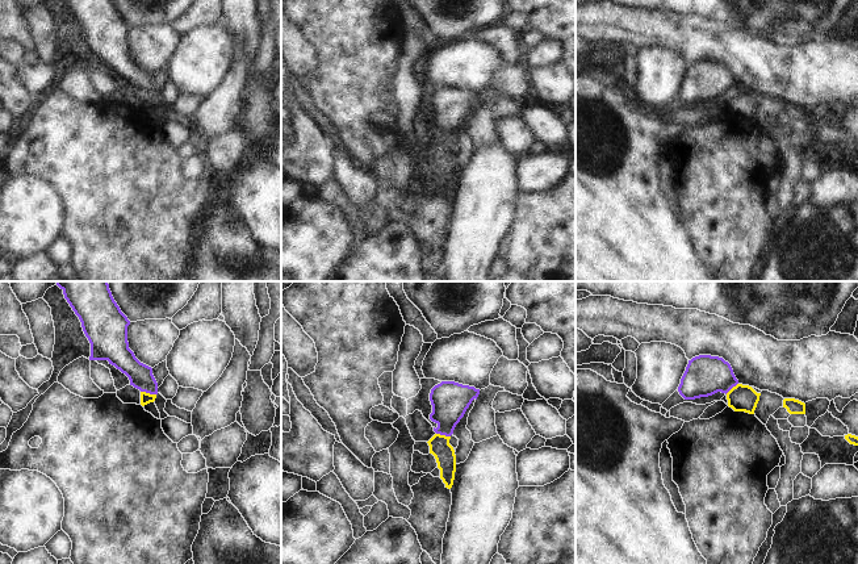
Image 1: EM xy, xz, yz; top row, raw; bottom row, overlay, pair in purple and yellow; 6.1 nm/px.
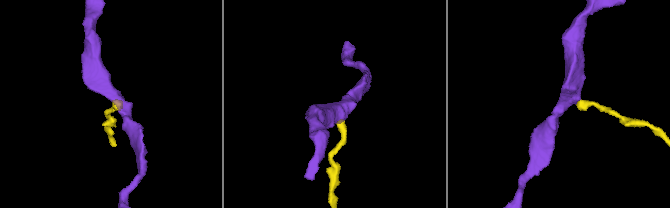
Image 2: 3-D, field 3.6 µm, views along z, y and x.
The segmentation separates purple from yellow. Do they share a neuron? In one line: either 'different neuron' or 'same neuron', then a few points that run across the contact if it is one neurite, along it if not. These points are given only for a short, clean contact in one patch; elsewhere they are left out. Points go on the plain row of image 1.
different neuron; line xy (141, 96), (155, 100)

